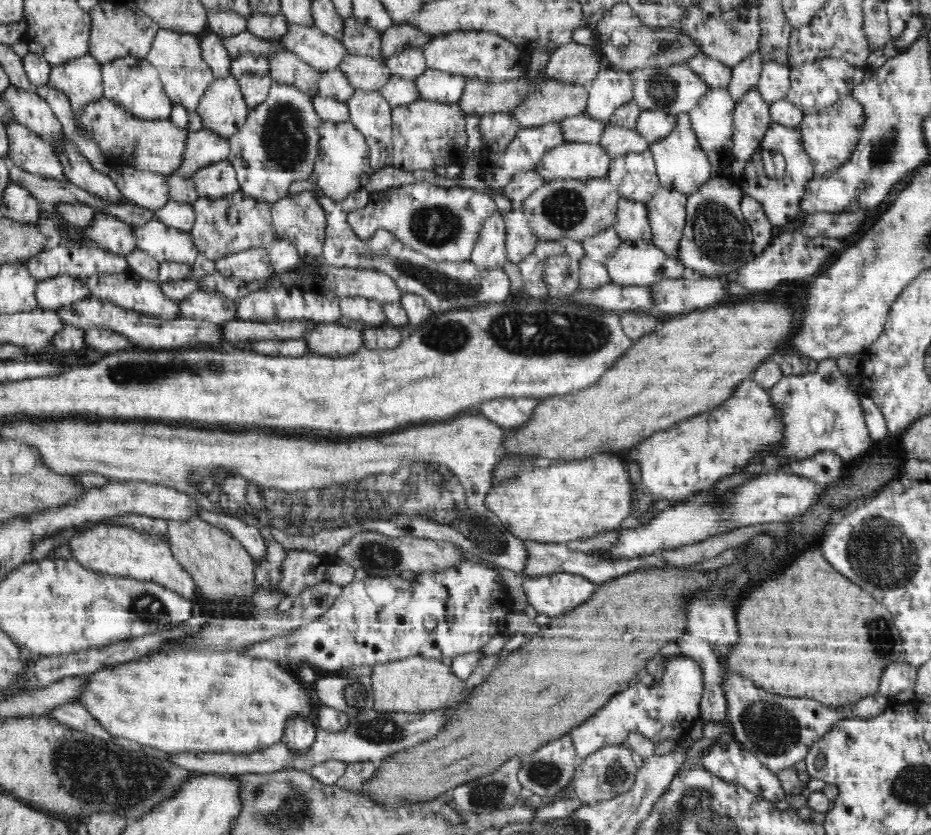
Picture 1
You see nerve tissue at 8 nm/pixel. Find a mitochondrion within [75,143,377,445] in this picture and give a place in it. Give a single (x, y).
(125, 375)

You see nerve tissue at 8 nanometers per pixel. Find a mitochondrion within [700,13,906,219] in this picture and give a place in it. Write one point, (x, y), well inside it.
(883, 147)

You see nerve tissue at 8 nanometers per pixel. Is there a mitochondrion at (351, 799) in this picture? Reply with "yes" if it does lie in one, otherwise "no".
no

